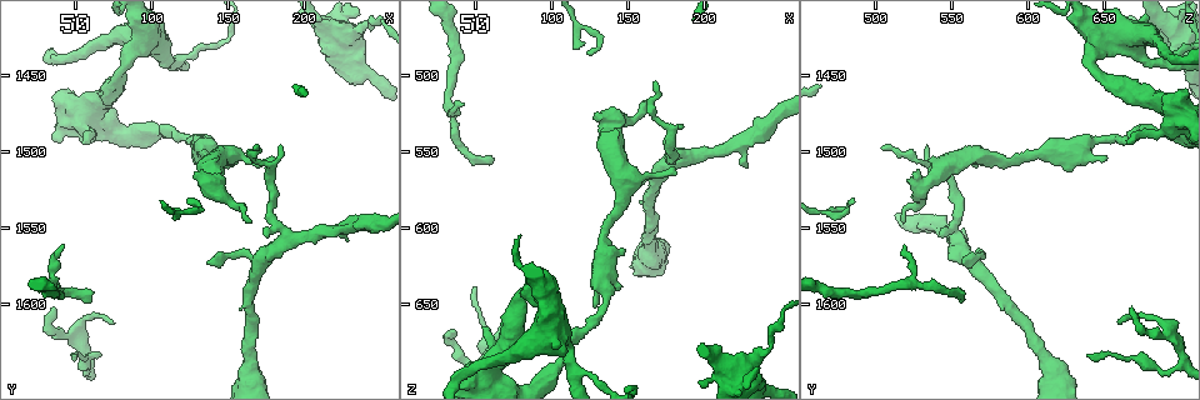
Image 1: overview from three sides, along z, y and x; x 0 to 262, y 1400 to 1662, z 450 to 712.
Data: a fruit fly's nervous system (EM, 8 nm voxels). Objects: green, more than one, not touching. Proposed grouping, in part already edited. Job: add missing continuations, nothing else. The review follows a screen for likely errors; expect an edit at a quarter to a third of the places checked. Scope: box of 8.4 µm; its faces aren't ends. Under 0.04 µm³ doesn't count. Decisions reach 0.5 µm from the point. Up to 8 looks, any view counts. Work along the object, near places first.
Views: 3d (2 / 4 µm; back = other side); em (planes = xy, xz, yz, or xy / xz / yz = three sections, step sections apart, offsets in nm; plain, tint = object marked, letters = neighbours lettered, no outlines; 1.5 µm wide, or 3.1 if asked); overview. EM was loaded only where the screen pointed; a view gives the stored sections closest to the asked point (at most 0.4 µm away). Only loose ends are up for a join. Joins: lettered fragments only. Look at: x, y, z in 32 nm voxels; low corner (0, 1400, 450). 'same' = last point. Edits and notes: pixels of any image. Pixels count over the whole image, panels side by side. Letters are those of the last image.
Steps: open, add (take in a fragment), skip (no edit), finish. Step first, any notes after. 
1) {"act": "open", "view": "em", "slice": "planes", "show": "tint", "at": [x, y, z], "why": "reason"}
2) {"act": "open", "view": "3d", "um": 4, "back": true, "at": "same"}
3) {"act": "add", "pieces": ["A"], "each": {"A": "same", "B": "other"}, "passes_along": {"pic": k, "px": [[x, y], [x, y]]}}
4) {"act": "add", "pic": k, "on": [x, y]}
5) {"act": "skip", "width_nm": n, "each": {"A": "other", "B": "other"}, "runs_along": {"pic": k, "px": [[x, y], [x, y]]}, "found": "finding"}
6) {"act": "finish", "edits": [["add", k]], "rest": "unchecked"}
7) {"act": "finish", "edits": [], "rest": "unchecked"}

{"act": "open", "view": "em", "slice": "xy", "step": 4, "show": "tint", "at": [60, 1596, 554], "why": "thin end"}

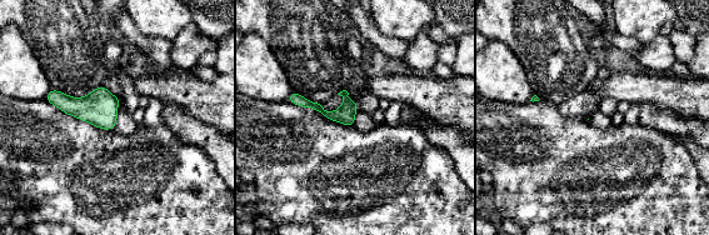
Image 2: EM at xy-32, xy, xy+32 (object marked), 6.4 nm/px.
{"act": "open", "view": "em", "slice": "xz", "step": 8, "show": "letters", "at": "same"}

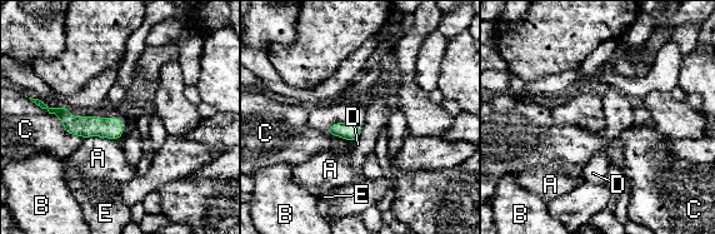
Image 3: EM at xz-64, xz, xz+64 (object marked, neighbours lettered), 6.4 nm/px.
{"act": "skip", "each": {"A": "other", "B": "other", "C": "other", "D": "other", "E": "other"}, "runs_along": {"pic": 3, "px": [[51, 110], [74, 125], [119, 134]]}, "found": "none of them fits"}

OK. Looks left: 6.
{"act": "open", "view": "3d", "um": 4, "at": [164, 1546, 516]}

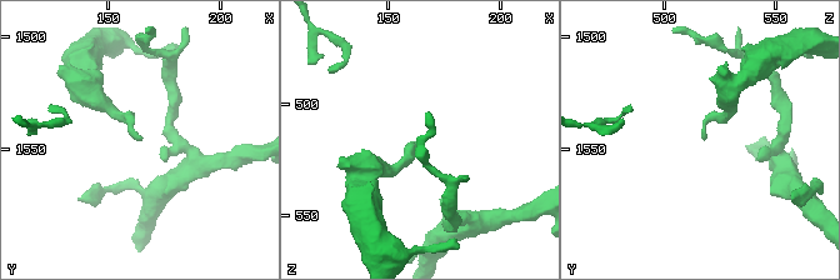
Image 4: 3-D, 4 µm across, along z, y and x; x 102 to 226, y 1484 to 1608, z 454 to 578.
{"act": "open", "view": "em", "slice": "planes", "show": "tint", "at": [164, 1546, 518]}

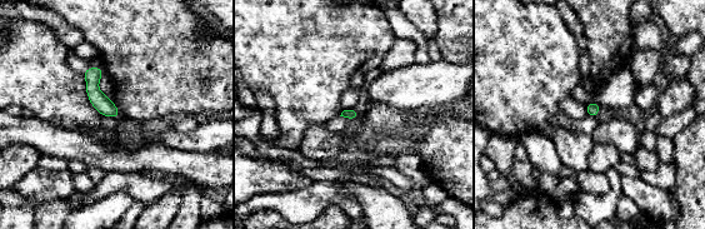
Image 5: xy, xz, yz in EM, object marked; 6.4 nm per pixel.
{"act": "open", "view": "em", "slice": "planes", "show": "letters", "at": "same"}

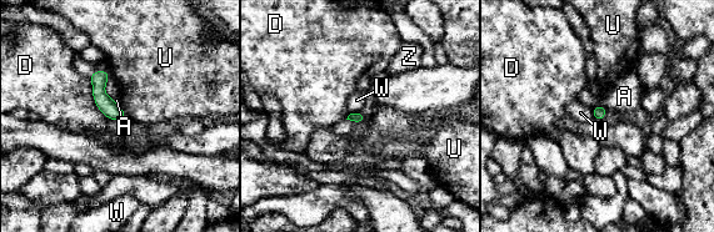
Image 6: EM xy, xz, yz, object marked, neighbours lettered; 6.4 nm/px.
{"act": "skip", "each": {"A": "other", "D": "other", "U": "other", "W": "other", "Z": "other"}, "border": {"pic": 6, "px": [[109, 76], [105, 92], [111, 99]]}, "found": "no lettered fragment goes on from it"}

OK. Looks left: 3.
{"act": "open", "view": "em", "slice": "yz", "step": 8, "show": "letters", "at": [40, 1560, 516], "why": "an open end"}

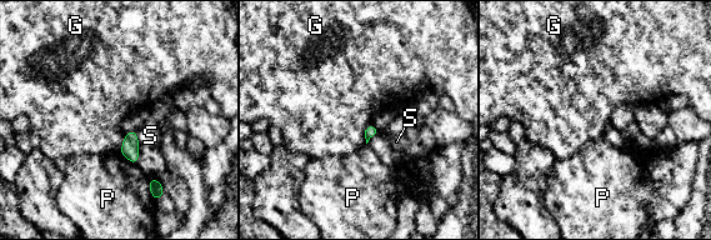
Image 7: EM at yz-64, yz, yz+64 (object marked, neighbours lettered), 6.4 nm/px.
{"act": "skip", "each": {"G": "other", "P": "other", "S": "other"}, "border": {"pic": 7, "px": [[370, 123], [365, 130], [365, 143]]}, "found": "no lettered fragment goes on from it"}

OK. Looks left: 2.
{"act": "finish", "edits": [], "rest": "unchecked"}

